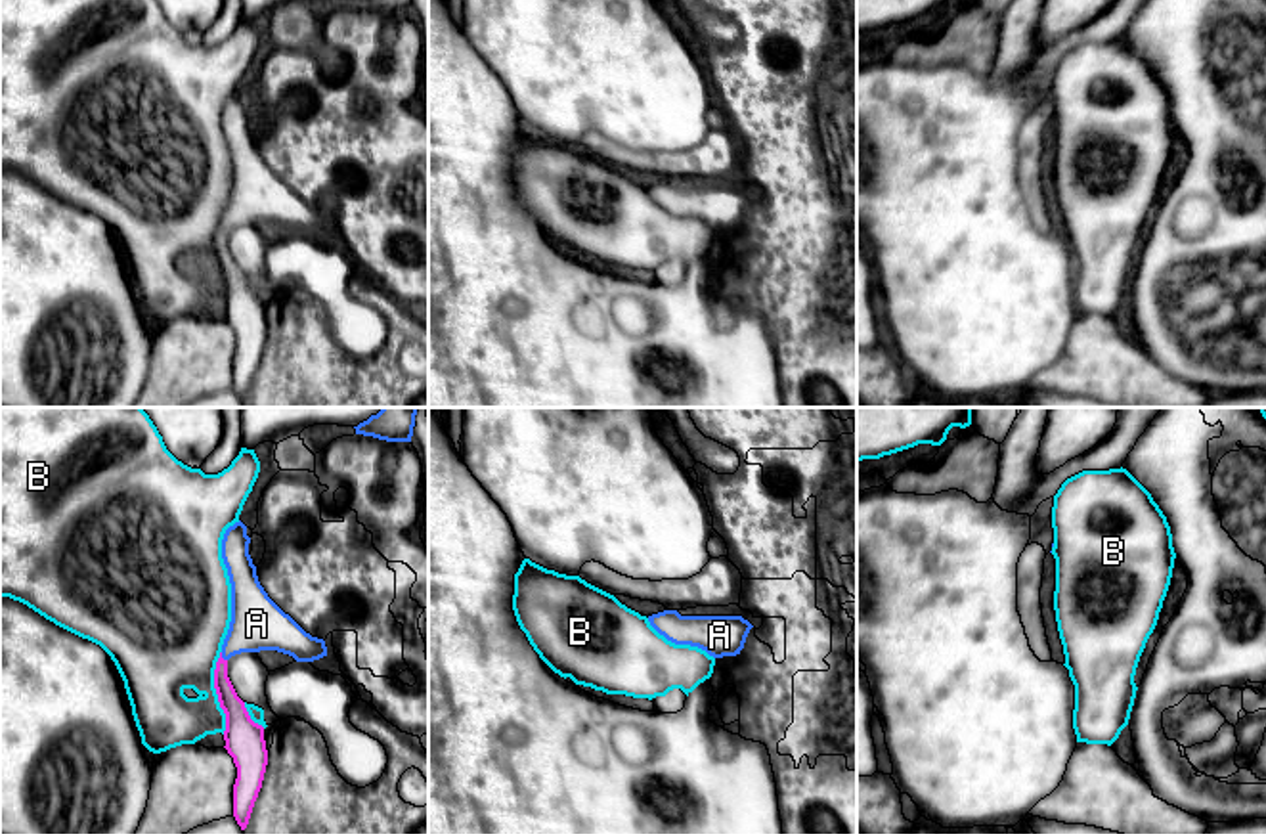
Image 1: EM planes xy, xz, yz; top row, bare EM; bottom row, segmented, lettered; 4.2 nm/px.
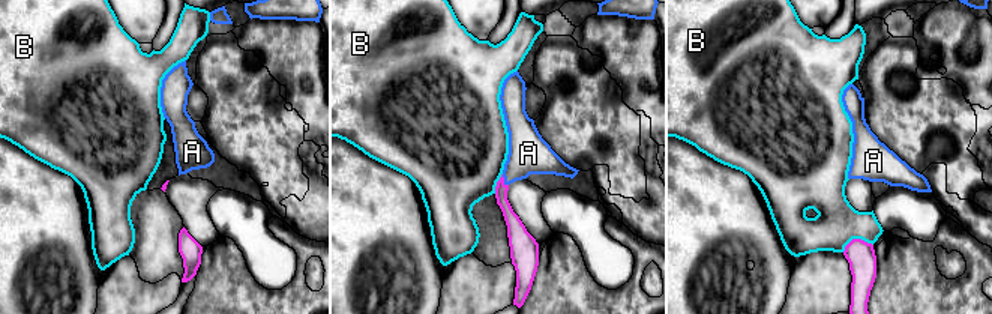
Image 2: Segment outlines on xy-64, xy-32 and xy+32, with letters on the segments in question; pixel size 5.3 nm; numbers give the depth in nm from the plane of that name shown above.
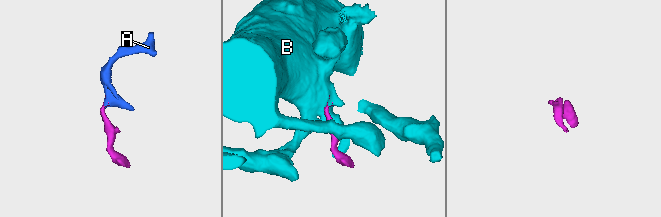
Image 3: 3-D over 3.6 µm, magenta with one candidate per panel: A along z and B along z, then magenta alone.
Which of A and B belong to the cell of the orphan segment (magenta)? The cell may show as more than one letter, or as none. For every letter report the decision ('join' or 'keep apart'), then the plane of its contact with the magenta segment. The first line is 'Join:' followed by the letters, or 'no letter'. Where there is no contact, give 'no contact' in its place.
Join: A
A: join; meets magenta in xy
B: keep apart; meets magenta in xy

